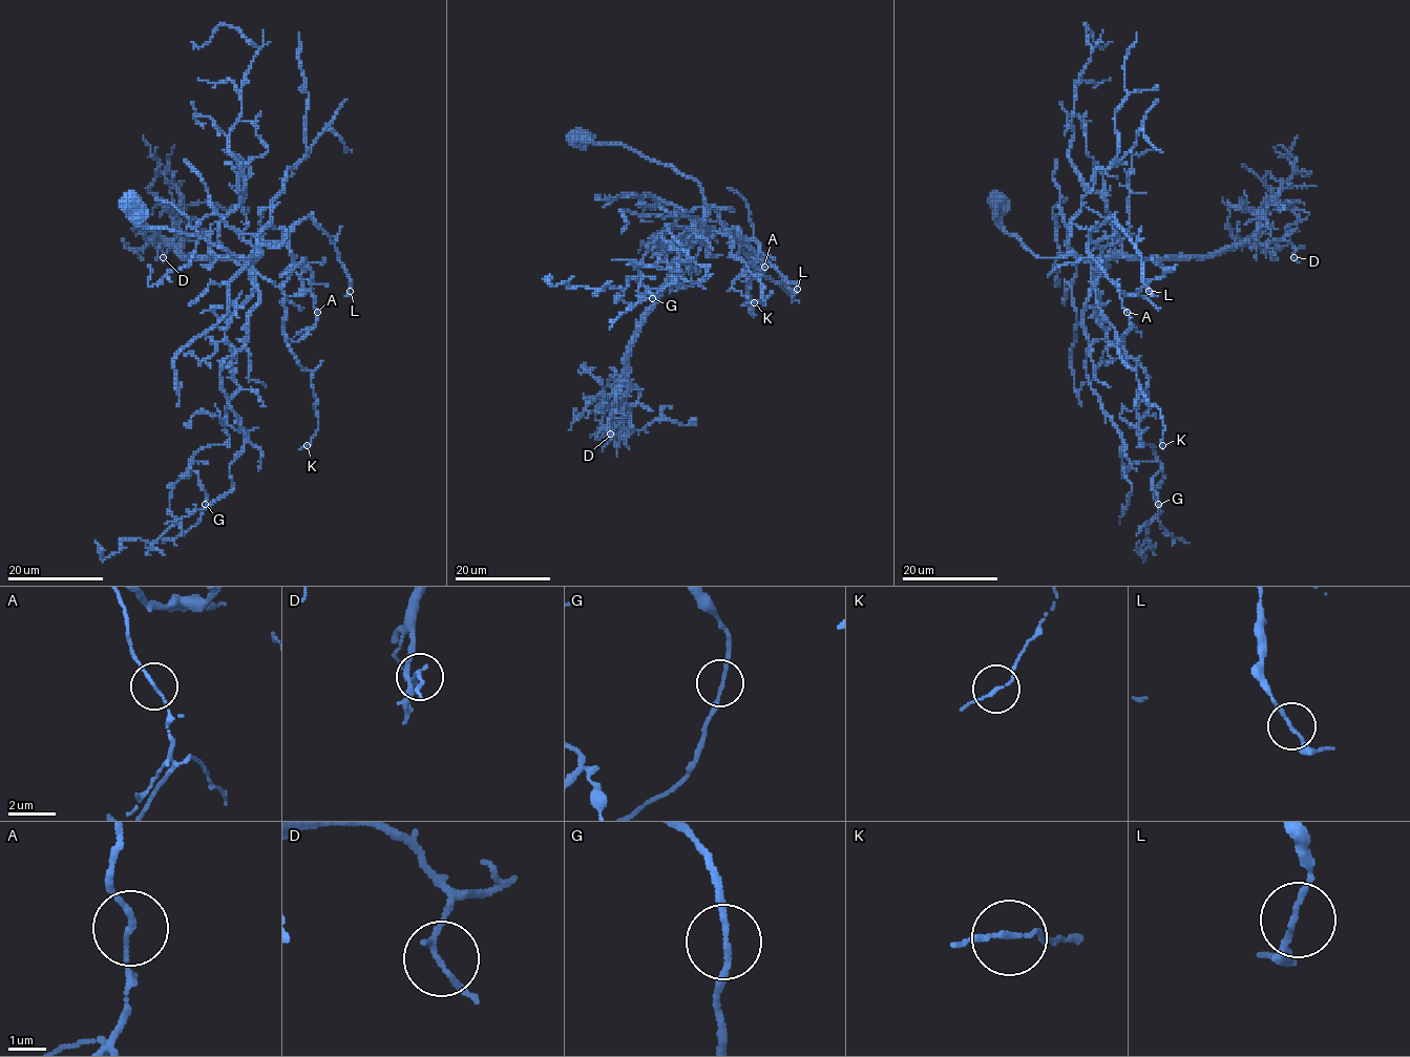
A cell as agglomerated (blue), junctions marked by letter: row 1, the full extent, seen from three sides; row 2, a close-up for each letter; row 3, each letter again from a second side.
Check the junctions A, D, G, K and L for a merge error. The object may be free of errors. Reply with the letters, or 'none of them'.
A

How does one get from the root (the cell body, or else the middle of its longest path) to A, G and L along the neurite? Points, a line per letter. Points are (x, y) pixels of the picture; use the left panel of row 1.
A: (130, 206), (145, 227), (260, 255), (253, 269), (277, 286), (306, 266), (316, 312)
G: (130, 206), (145, 227), (260, 255), (253, 294), (225, 329), (239, 387), (229, 439), (190, 464), (205, 504)
L: (130, 206), (145, 227), (240, 257), (260, 255), (269, 225), (311, 217), (350, 291)

